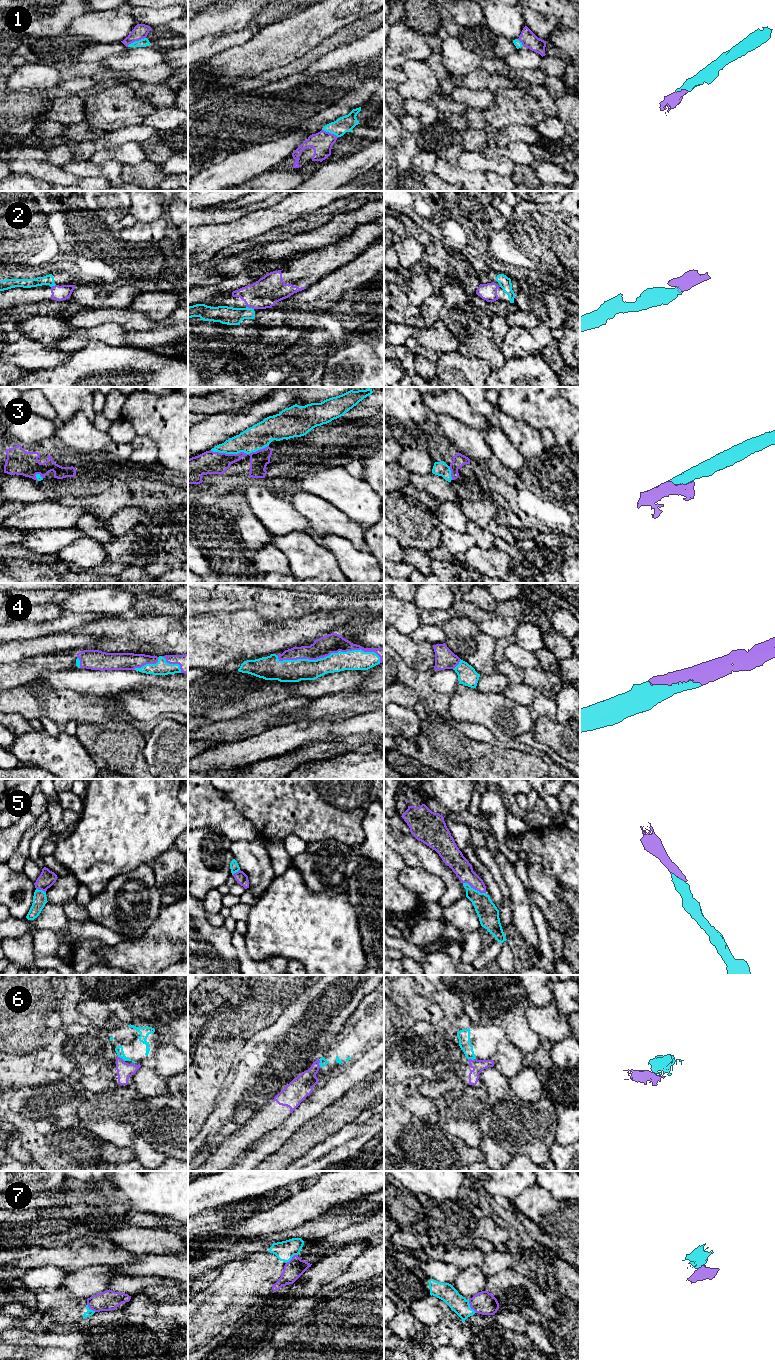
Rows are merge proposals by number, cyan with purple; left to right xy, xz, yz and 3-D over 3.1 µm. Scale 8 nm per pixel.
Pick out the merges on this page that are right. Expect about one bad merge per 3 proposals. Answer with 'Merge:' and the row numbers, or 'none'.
Merge: 1, 2, 3, 4, 5

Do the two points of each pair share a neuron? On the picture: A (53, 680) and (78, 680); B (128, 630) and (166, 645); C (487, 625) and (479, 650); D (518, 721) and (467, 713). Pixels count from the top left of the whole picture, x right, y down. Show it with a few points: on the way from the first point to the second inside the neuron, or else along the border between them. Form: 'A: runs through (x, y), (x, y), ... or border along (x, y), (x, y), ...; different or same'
A: runs through (59, 680), (72, 680); same
B: runs through (137, 635), (157, 636); same
C: border along (477, 624), (483, 632), (495, 639); different
D: runs through (505, 717), (498, 713), (480, 713); same

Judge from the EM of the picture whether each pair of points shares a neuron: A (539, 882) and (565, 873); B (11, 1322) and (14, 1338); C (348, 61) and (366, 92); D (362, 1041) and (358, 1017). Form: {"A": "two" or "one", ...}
{"A": "two", "B": "two", "C": "two", "D": "one"}

